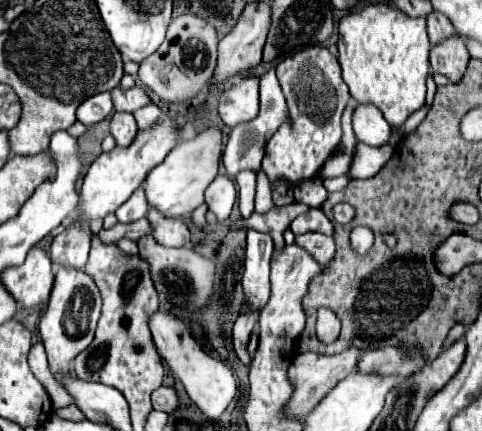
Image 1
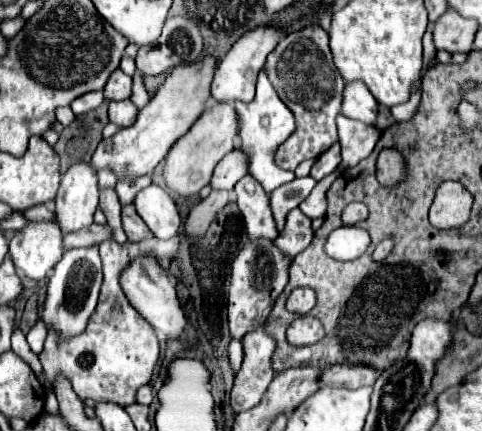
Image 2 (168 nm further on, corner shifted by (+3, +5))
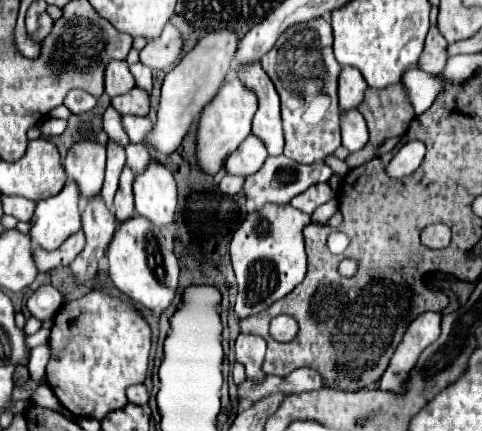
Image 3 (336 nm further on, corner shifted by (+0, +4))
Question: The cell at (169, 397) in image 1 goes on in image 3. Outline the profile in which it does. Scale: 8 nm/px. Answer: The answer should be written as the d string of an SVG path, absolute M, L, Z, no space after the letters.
M137 384L137 386L131 386L127 390L127 398L129 398L129 402L133 402L137 406L147 406L149 392L147 392L147 388L143 384Z

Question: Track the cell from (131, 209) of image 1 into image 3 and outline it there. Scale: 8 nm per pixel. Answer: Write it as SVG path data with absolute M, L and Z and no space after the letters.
M129 144L129 146L125 148L125 152L127 152L127 162L125 162L125 166L131 168L135 176L143 174L143 170L145 170L145 168L149 166L149 162L151 162L149 150L147 150L143 144Z

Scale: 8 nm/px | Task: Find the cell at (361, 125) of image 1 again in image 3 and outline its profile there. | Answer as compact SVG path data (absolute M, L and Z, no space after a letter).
M343 68L339 76L339 106L341 110L353 110L363 102L367 82L355 68Z

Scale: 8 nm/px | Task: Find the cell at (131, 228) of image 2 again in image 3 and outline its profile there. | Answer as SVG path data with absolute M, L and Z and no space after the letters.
M125 168L121 172L119 180L119 190L115 194L115 216L119 222L125 222L127 218L135 216L135 206L133 206L133 172Z

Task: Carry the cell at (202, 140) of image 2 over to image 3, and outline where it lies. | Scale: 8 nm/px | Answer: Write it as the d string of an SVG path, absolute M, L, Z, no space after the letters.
M237 78L227 80L219 88L217 96L201 112L201 120L197 126L195 160L197 160L197 166L203 174L215 176L223 168L227 156L231 152L235 152L237 146L251 134L251 120L253 120L255 110L257 110L255 94L251 90L247 90Z

